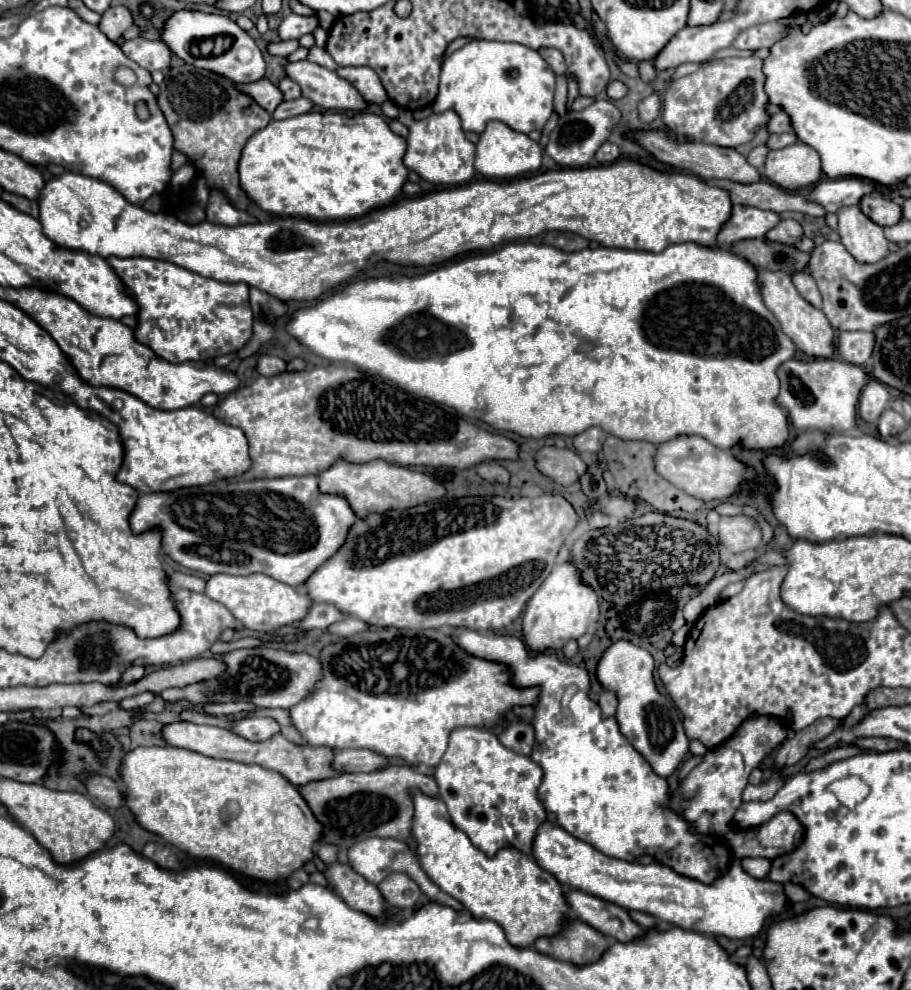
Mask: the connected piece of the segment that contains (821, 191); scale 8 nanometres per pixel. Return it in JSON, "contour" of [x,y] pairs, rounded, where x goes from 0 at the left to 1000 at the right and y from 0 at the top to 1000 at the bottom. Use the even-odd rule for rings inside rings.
{"contour":[[[929,179],[929,181],[909,181],[902,183],[900,187],[894,189],[894,193],[889,195],[889,201],[905,207],[905,211],[909,215],[918,215],[924,209],[931,207],[942,207],[946,197],[955,197],[959,195],[959,187],[948,183],[948,181],[940,181],[940,179]]]}

